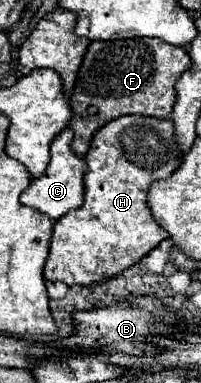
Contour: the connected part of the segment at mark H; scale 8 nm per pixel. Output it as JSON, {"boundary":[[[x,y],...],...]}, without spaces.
{"boundary":[[[124,115],[106,123],[92,137],[90,149],[84,157],[88,167],[88,179],[84,177],[84,203],[82,207],[68,211],[54,223],[54,233],[50,237],[50,253],[48,263],[44,267],[46,281],[62,281],[68,287],[72,285],[90,285],[112,279],[120,275],[124,269],[134,265],[138,259],[146,255],[146,249],[154,249],[162,239],[166,239],[166,231],[154,221],[150,209],[146,205],[148,185],[156,179],[170,177],[172,171],[180,165],[180,155],[174,143],[174,129],[170,119],[150,119],[138,115]]]}

